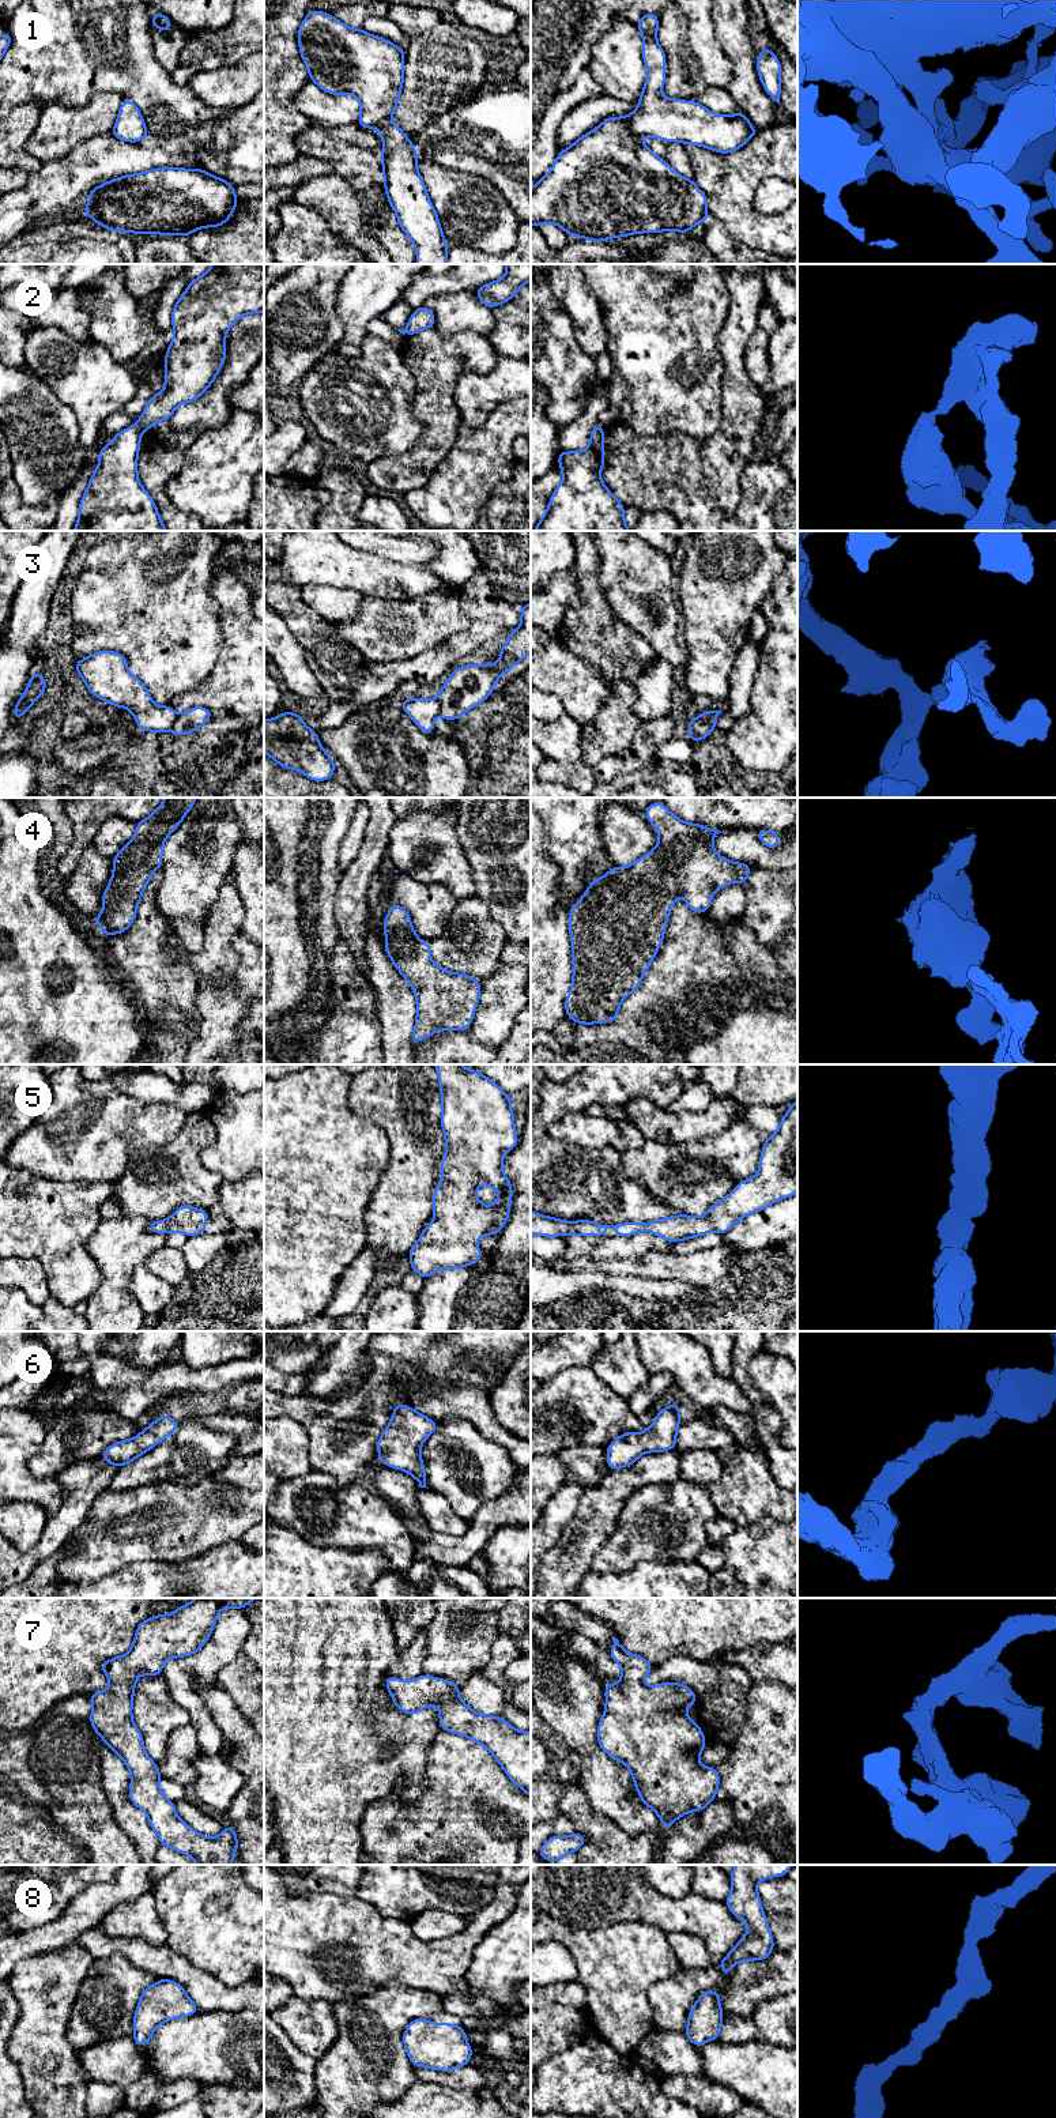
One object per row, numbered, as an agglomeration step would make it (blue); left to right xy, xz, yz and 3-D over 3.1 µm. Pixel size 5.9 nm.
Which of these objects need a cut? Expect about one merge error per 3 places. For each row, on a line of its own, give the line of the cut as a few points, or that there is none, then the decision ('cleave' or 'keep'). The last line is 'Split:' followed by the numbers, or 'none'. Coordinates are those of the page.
1: no cut; keep
2: cut in xy along (136, 425), (143, 430); cleave
3: cut in yz along (697, 716), (705, 720), (716, 718); cleave
4: no cut; keep
5: no cut; keep
6: no cut; keep
7: no cut; keep
8: no cut; keep
Split: 2, 3

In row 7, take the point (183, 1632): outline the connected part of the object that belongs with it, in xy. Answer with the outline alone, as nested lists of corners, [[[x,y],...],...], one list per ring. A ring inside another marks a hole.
[[[196,1598],[177,1608],[170,1614],[152,1616],[142,1621],[136,1628],[129,1651],[101,1665],[102,1672],[110,1681],[109,1688],[87,1695],[93,1703],[88,1719],[93,1729],[122,1759],[131,1772],[129,1799],[147,1814],[148,1824],[158,1835],[162,1846],[192,1857],[196,1865],[233,1865],[233,1855],[238,1851],[237,1831],[234,1827],[225,1827],[222,1834],[215,1838],[200,1835],[178,1817],[174,1802],[161,1791],[159,1782],[162,1776],[159,1768],[147,1756],[143,1736],[132,1719],[136,1680],[140,1674],[162,1674],[162,1667],[169,1658],[184,1658],[197,1652],[210,1639],[218,1614],[223,1608],[244,1609],[256,1599]]]

